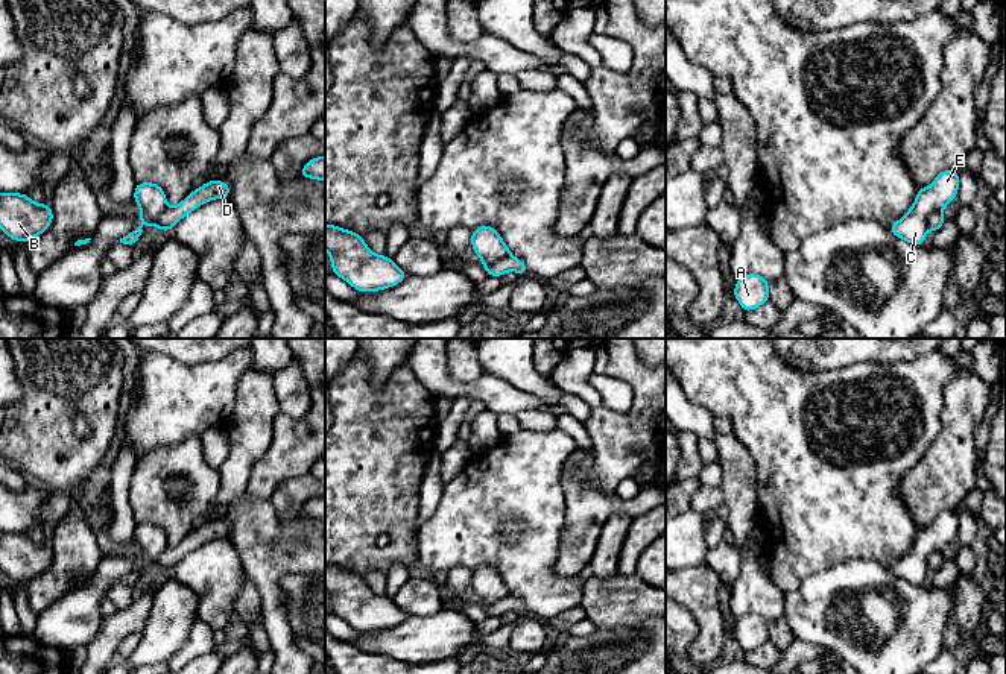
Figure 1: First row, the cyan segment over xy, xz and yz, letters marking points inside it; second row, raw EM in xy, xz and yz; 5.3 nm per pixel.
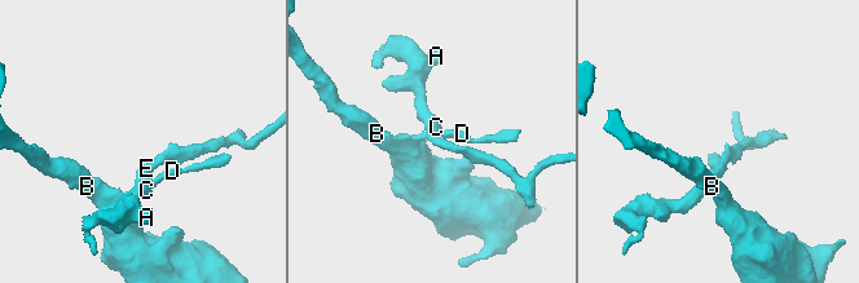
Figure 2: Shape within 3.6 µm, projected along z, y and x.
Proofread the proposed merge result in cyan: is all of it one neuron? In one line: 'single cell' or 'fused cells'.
fused cells

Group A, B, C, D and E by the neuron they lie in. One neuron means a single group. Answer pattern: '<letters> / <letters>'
A C E / B D

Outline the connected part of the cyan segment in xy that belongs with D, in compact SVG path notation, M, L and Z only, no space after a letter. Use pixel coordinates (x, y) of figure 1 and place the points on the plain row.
M208 521L198 530L193 530L184 540L167 550L157 559L155 566L161 571L170 571L176 562L195 551L205 542L214 539L228 539L229 525L225 521Z

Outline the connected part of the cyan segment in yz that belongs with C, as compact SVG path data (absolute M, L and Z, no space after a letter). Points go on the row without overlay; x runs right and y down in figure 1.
M954 509L941 512L928 527L918 528L913 545L887 569L910 584L922 586L928 571L928 557L954 540L959 518Z

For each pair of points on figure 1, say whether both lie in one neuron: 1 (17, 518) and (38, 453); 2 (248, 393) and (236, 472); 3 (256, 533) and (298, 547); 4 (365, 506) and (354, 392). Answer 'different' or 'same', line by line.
1: different
2: same
3: same
4: same

